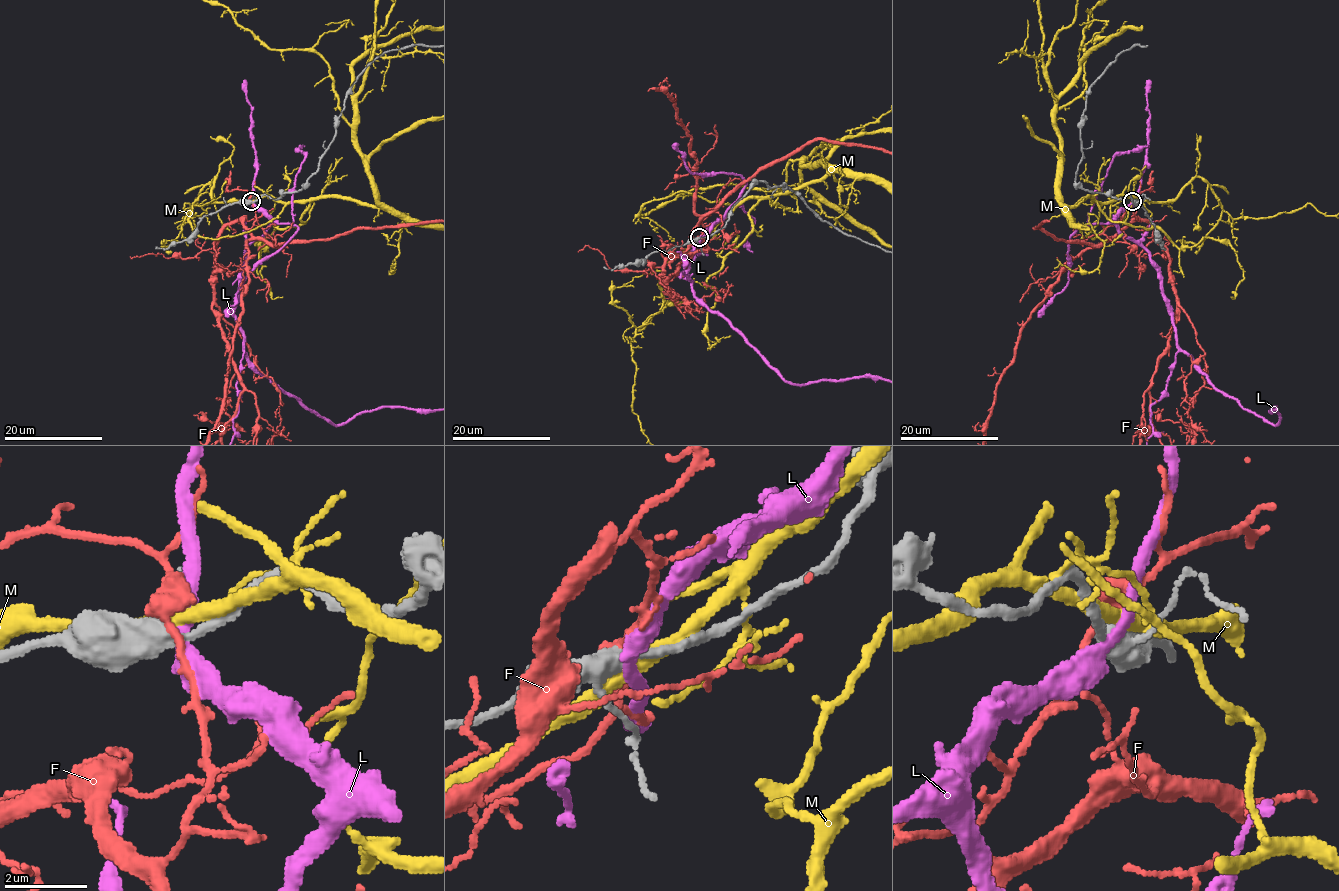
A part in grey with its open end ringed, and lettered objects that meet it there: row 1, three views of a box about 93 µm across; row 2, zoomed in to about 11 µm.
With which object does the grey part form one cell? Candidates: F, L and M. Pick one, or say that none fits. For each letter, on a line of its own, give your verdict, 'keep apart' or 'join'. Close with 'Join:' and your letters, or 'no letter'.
F: join
L: keep apart
M: keep apart
Join: F

